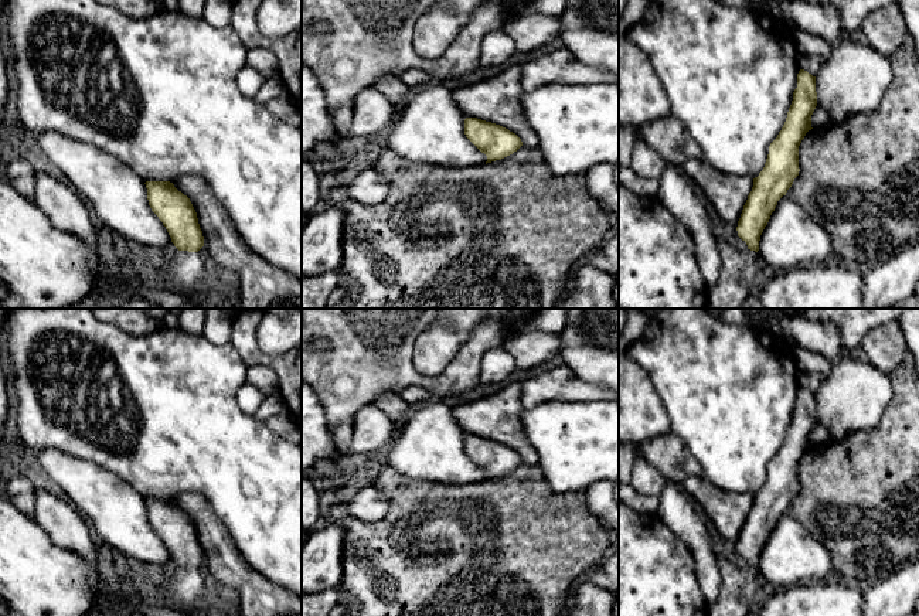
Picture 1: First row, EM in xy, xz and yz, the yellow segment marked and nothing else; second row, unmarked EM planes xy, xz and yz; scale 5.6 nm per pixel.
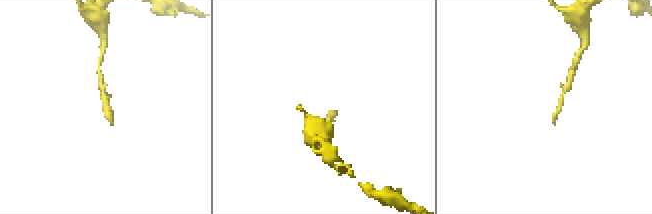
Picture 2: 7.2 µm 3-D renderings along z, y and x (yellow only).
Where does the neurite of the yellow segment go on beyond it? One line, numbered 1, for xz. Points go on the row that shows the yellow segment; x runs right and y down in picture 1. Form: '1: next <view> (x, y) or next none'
1: next none

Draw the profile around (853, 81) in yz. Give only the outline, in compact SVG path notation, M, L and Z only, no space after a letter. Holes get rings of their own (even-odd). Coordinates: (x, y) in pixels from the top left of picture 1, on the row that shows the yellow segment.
M843 38L830 58L816 75L817 106L828 113L830 125L838 123L851 115L867 113L878 109L884 93L892 82L889 58L879 54L868 44Z

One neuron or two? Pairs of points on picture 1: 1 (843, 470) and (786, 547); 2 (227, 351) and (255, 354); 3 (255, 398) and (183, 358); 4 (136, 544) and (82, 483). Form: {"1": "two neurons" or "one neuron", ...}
{"1": "two neurons", "2": "two neurons", "3": "two neurons", "4": "one neuron"}

